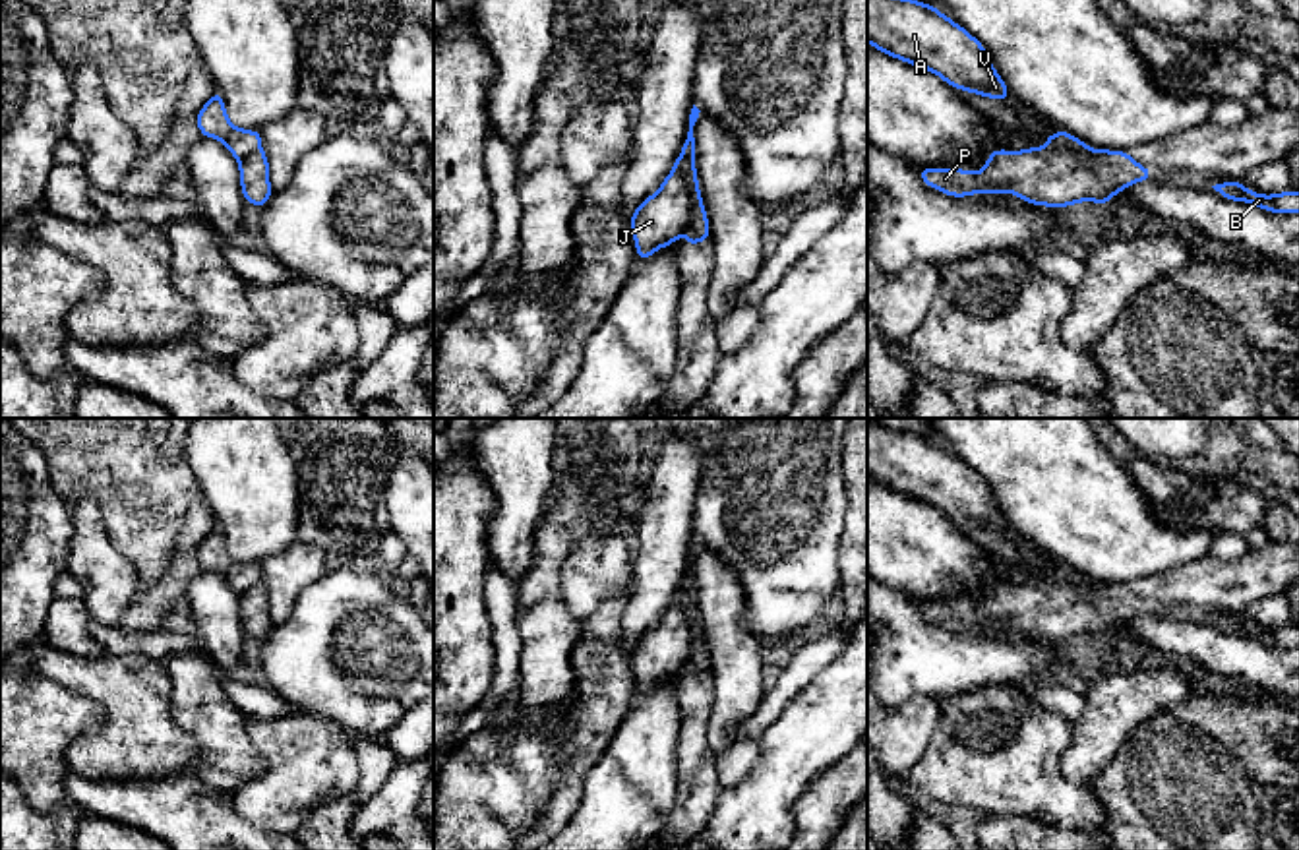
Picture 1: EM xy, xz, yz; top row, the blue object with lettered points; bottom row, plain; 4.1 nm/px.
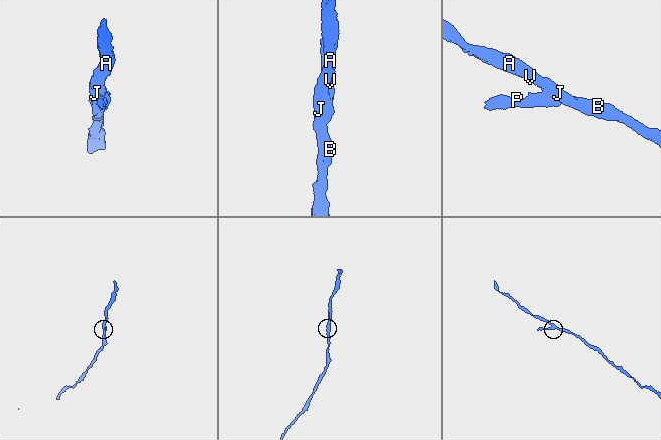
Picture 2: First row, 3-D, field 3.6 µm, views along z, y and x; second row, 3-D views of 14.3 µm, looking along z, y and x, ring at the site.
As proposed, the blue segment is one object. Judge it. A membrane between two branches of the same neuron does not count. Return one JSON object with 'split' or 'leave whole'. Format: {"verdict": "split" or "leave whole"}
{"verdict": "split"}

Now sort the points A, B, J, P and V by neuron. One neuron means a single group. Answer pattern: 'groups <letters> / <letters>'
groups A B J V / P

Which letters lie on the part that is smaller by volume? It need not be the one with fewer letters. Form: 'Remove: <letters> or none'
Remove: P

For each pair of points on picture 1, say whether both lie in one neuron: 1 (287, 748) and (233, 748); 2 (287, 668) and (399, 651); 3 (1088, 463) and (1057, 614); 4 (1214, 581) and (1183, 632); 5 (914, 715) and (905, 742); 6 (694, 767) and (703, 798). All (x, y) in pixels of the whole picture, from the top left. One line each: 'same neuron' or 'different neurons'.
1: different neurons
2: same neuron
3: different neurons
4: different neurons
5: same neuron
6: same neuron

